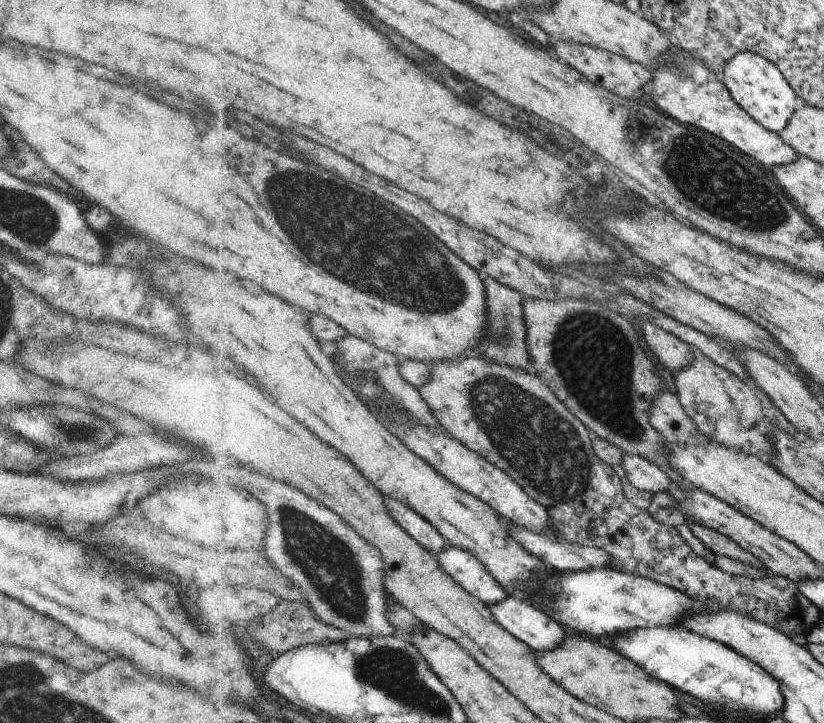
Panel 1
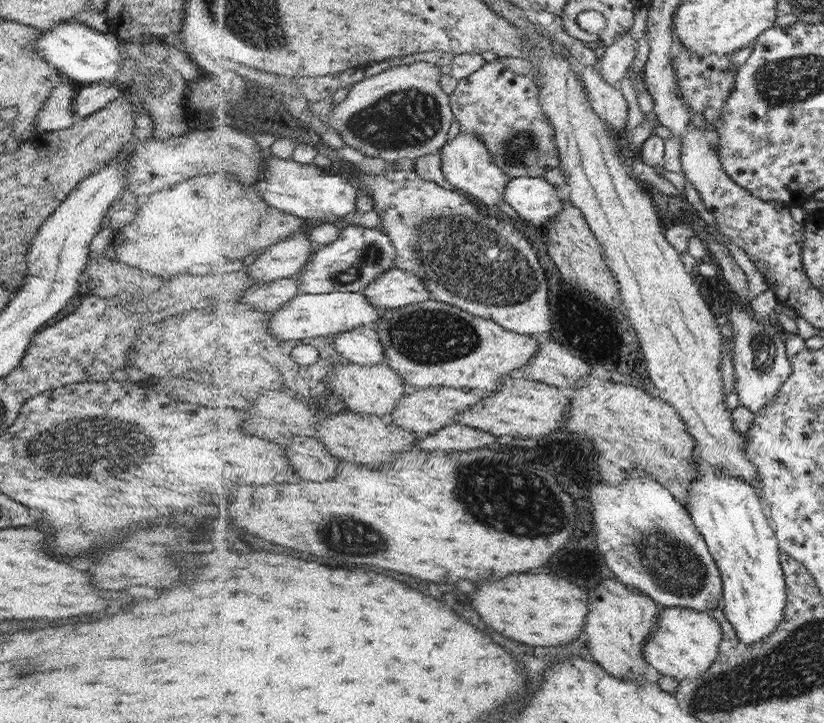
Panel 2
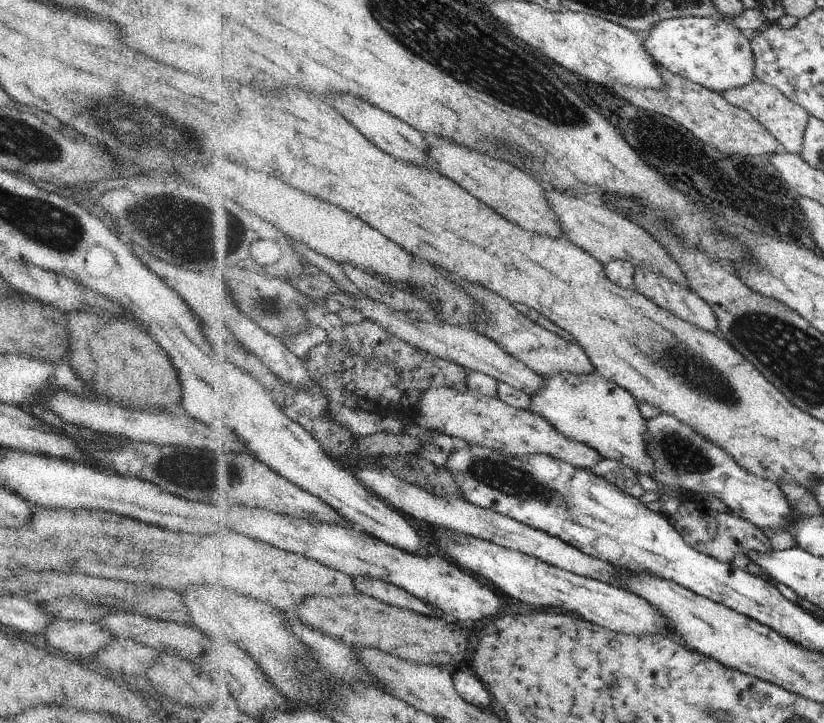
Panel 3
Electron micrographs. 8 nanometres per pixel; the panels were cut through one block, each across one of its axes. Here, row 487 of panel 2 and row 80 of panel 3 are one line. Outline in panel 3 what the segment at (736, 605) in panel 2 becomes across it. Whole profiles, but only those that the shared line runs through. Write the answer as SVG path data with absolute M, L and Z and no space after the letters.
M677 17L660 20L643 35L647 52L663 68L716 93L754 81L756 60L746 36L732 23L714 17Z

